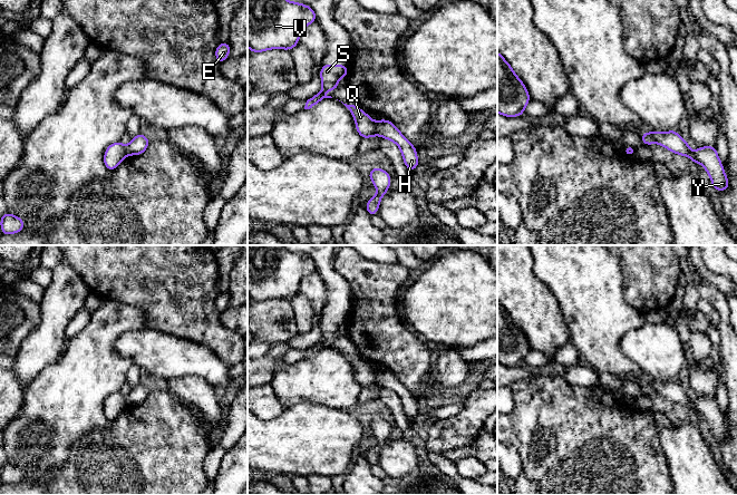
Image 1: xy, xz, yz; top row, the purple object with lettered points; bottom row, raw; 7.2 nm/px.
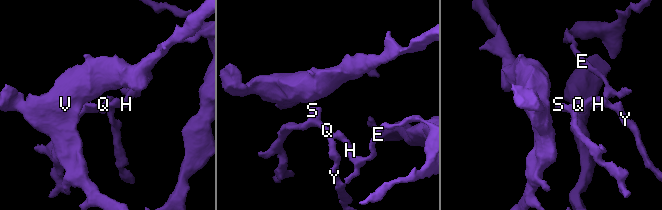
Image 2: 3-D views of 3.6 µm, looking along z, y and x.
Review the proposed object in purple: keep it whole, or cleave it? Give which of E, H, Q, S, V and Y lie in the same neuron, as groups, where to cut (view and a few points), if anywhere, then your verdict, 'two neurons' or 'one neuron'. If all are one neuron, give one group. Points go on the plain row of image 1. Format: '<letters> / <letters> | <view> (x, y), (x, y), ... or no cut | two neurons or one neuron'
E H V / Q S Y | xz (375, 371), (375, 381), (377, 384) | two neurons

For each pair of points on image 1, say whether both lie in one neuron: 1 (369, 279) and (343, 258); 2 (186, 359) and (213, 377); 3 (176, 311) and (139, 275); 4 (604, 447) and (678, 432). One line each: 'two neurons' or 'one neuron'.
1: one neuron
2: one neuron
3: one neuron
4: two neurons

